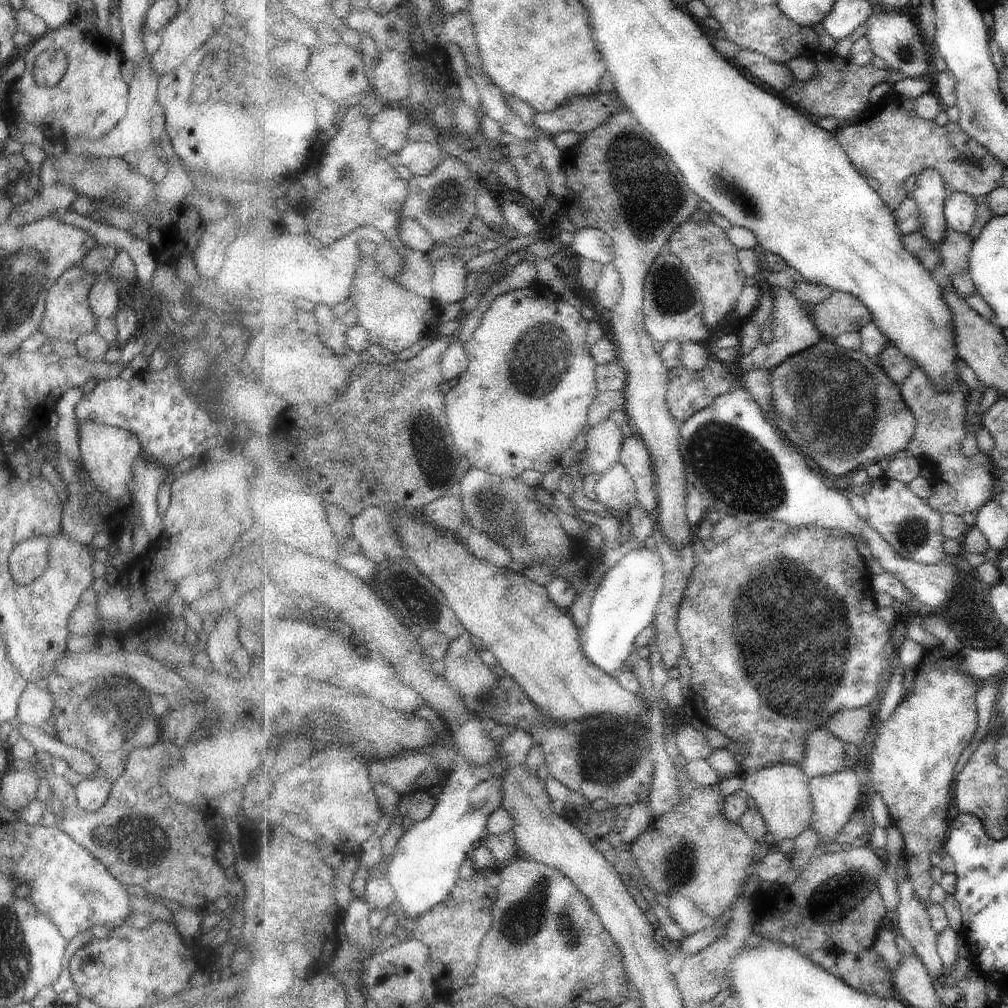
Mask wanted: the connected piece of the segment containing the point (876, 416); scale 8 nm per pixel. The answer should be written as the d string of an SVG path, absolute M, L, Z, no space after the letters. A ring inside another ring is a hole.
M821 341L788 358L772 370L772 375L776 410L768 418L819 470L831 475L836 474L837 464L839 470L851 470L851 464L863 464L881 456L895 456L899 450L908 450L908 444L919 432L916 416L905 402L900 385L889 378L876 358L861 351L850 351L834 342Z

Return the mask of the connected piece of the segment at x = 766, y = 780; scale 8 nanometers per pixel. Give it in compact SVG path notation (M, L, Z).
M779 763L761 767L743 774L743 790L753 798L768 826L770 841L780 844L785 839L795 840L812 826L814 802L811 791L811 778L800 766Z

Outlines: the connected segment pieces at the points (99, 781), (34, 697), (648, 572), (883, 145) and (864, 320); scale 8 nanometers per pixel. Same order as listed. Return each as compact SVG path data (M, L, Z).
M89 777L85 780L80 781L76 786L73 787L75 798L72 800L82 811L93 812L97 810L107 800L110 786L112 782L107 780L105 777Z
M27 683L17 699L14 720L17 725L40 727L47 723L52 712L52 698L47 689Z
M643 546L625 554L600 580L580 638L585 654L610 675L619 675L619 670L627 666L628 658L635 648L635 638L643 628L654 622L663 592L663 570L658 549Z
M891 93L865 117L850 123L840 125L835 133L844 152L848 153L852 163L860 173L869 180L877 180L880 184L878 192L884 201L896 211L908 194L905 192L905 182L913 174L917 177L924 170L937 169L942 172L949 191L961 191L973 195L976 199L986 198L996 188L1003 186L1006 166L993 156L980 142L971 138L958 122L948 123L944 127L934 121L925 120L914 111L914 99L907 99L901 94Z
M834 291L830 297L813 306L813 319L825 336L839 336L857 331L873 322L872 312L861 300L843 291Z

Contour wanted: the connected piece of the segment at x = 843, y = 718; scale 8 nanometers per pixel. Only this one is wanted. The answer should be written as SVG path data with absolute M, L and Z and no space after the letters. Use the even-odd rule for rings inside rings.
M868 707L844 709L829 717L824 727L843 742L861 746L867 732L873 728L873 715Z

